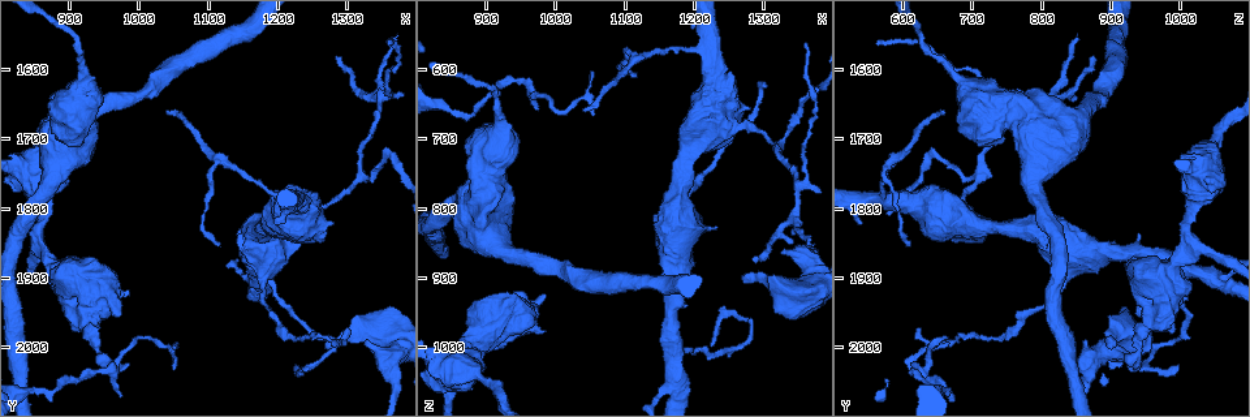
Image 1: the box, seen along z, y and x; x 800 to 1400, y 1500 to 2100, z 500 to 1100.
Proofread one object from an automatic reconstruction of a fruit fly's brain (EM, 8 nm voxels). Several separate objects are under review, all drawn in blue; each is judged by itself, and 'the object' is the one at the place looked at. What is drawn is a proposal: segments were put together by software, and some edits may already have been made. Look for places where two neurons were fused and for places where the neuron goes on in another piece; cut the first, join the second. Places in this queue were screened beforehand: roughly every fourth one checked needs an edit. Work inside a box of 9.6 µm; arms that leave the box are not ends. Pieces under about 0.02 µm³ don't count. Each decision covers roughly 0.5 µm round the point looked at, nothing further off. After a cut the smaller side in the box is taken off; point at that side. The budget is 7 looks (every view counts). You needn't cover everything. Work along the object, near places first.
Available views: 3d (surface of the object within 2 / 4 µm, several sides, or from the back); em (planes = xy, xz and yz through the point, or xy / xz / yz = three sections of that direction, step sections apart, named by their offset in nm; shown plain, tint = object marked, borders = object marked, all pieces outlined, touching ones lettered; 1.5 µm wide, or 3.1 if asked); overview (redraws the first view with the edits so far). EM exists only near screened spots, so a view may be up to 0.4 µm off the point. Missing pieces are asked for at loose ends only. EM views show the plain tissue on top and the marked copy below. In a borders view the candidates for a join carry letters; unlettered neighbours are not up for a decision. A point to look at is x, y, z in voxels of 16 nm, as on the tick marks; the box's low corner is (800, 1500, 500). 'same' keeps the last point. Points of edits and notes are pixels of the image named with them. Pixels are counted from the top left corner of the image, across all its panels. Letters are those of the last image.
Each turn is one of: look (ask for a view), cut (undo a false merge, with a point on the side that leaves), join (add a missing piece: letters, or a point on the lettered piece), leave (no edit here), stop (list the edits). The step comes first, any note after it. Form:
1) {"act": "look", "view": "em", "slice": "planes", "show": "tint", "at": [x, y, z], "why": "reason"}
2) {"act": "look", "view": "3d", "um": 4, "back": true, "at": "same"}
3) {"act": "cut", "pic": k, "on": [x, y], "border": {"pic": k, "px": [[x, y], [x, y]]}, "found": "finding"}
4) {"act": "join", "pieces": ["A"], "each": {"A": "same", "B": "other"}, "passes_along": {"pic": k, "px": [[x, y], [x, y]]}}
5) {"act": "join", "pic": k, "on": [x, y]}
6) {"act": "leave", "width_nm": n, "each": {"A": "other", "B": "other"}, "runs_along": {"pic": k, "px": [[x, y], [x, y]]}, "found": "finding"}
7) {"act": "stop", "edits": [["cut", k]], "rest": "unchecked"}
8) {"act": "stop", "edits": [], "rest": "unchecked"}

{"act": "look", "view": "em", "slice": "xy", "step": 4, "show": "tint", "at": [1000, 1990, 655], "why": "sharp bend"}

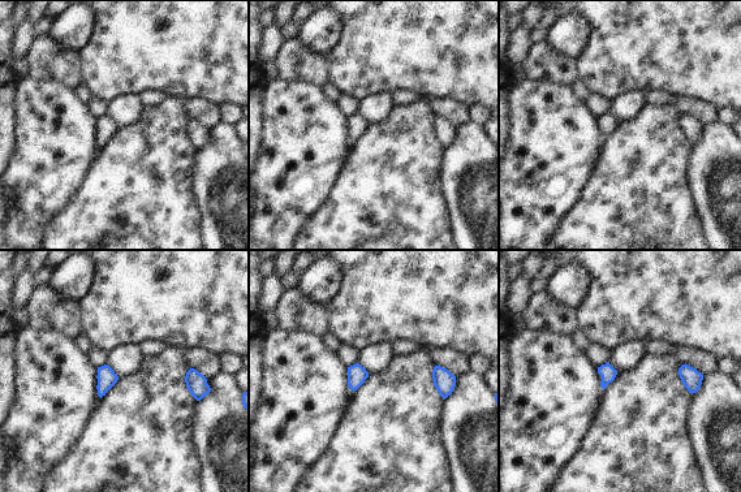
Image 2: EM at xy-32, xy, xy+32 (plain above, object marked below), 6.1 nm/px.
{"act": "look", "view": "em", "slice": "xz", "step": 8, "show": "borders", "at": "same", "why": "cut it another way"}

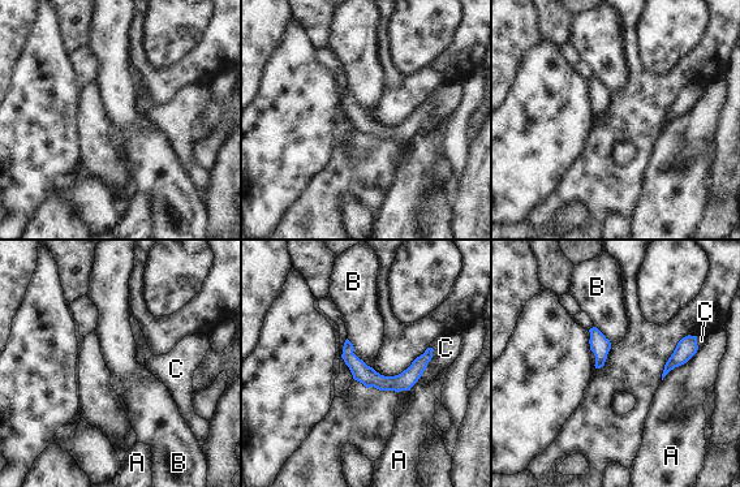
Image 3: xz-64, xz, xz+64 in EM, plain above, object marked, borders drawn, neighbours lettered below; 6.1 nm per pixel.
{"act": "leave", "width_nm": 120, "each": {"A": "other", "B": "other", "C": "other"}, "runs_along": {"pic": 3, "px": [[429, 352], [401, 382], [345, 356]]}, "found": "all the same neuron"}

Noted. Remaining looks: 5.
{"act": "look", "view": "em", "slice": "xz", "step": 4, "show": "tint", "at": [875, 1885, 985], "why": "calibre changes"}

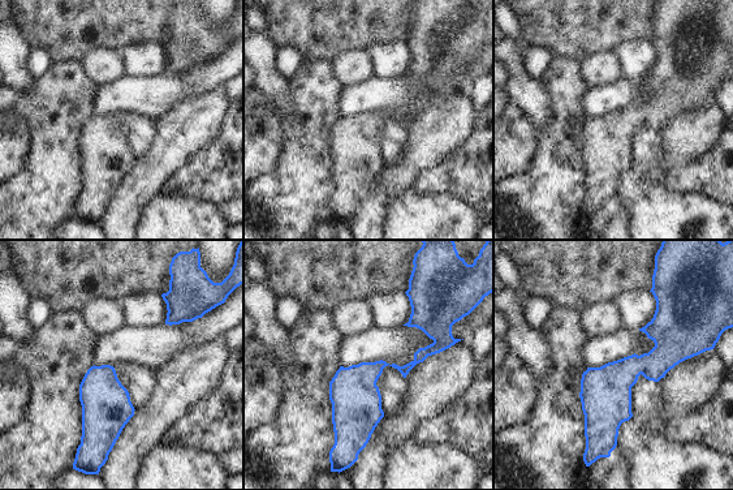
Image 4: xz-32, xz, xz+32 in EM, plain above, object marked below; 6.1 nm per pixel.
{"act": "look", "view": "em", "slice": "xz", "step": 4, "show": "borders", "at": "same"}

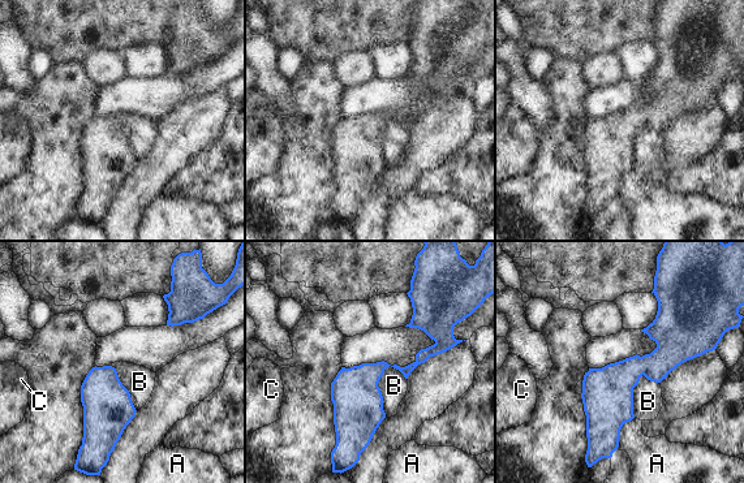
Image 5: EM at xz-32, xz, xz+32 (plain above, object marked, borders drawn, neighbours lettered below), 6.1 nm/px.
{"act": "leave", "each": {"A": "other", "B": "other", "C": "other"}, "border": {"pic": 5, "px": [[633, 417], [623, 425], [616, 448]]}, "found": "one neuron here"}

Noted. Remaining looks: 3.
{"act": "look", "view": "em", "slice": "xy", "step": 4, "show": "tint", "at": [885, 1710, 1040]}

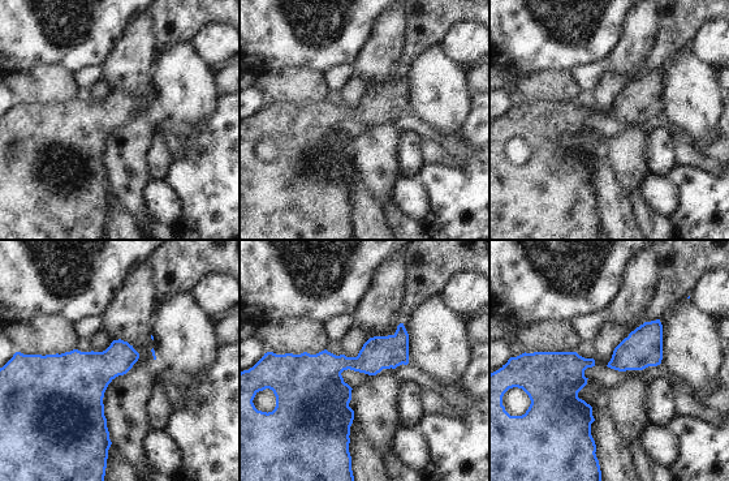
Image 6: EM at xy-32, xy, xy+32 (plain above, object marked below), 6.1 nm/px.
{"act": "look", "view": "em", "slice": "planes", "show": "tint", "at": "same"}

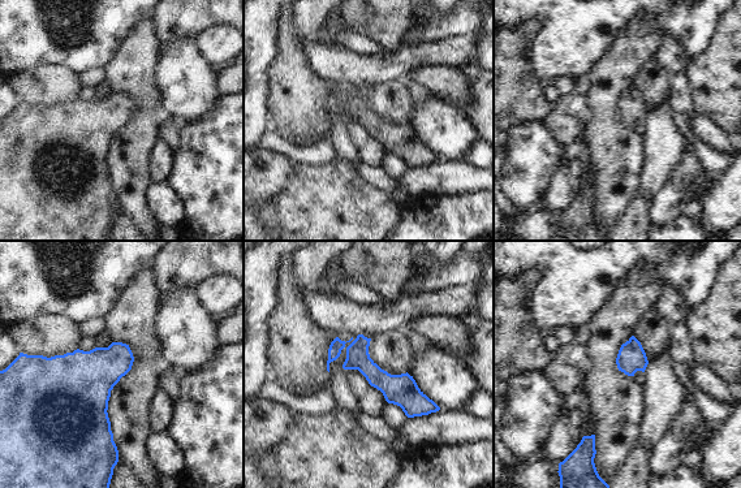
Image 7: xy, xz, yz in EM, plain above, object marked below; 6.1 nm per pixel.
{"act": "look", "view": "em", "slice": "planes", "show": "borders", "at": "same", "why": "what lies round it"}

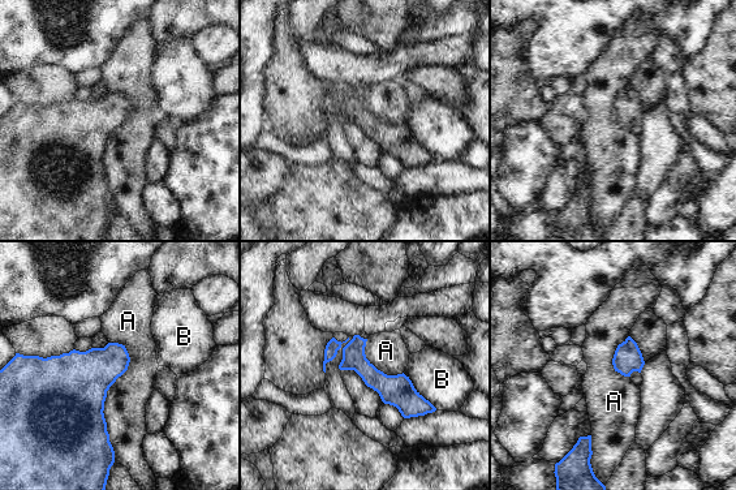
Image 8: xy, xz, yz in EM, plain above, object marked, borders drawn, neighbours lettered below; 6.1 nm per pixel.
{"act": "leave", "each": {"A": "other", "B": "other"}, "runs_along": {"pic": 8, "px": [[330, 345], [343, 347], [412, 413]]}, "found": "one neuron here"}

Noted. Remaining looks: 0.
{"act": "stop", "edits": [], "rest": "unchecked"}

